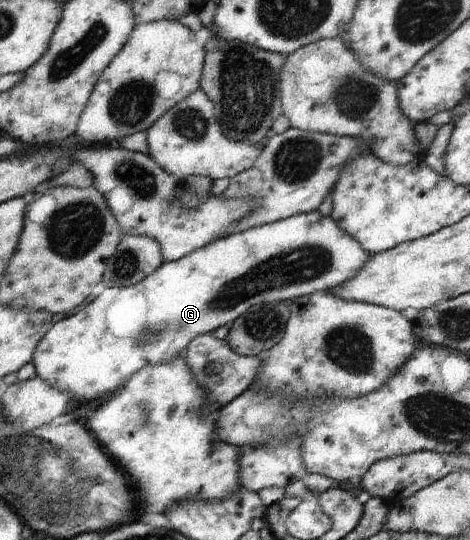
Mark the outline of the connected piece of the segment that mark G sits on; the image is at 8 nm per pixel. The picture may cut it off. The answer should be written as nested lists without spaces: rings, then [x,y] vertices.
[[[308,211],[307,213],[297,214],[290,218],[282,219],[273,223],[260,225],[259,227],[251,228],[241,233],[226,235],[215,241],[210,241],[206,246],[189,252],[186,256],[175,261],[164,261],[162,266],[158,267],[150,276],[137,282],[129,287],[108,287],[96,296],[90,304],[82,306],[76,314],[72,316],[60,316],[55,319],[50,330],[46,331],[44,338],[38,343],[34,354],[32,355],[31,363],[34,365],[36,374],[46,382],[49,382],[54,388],[67,394],[70,400],[73,398],[78,402],[92,402],[98,400],[106,394],[114,394],[121,390],[127,380],[141,368],[145,366],[161,365],[168,362],[171,358],[182,355],[189,342],[194,340],[198,335],[213,333],[220,326],[224,326],[227,322],[235,321],[241,314],[244,314],[250,307],[259,305],[260,303],[287,302],[298,297],[305,297],[312,293],[329,291],[342,282],[348,281],[349,278],[355,277],[357,272],[365,265],[368,260],[369,252],[365,251],[360,243],[346,234],[329,216],[323,216],[319,211]]]

